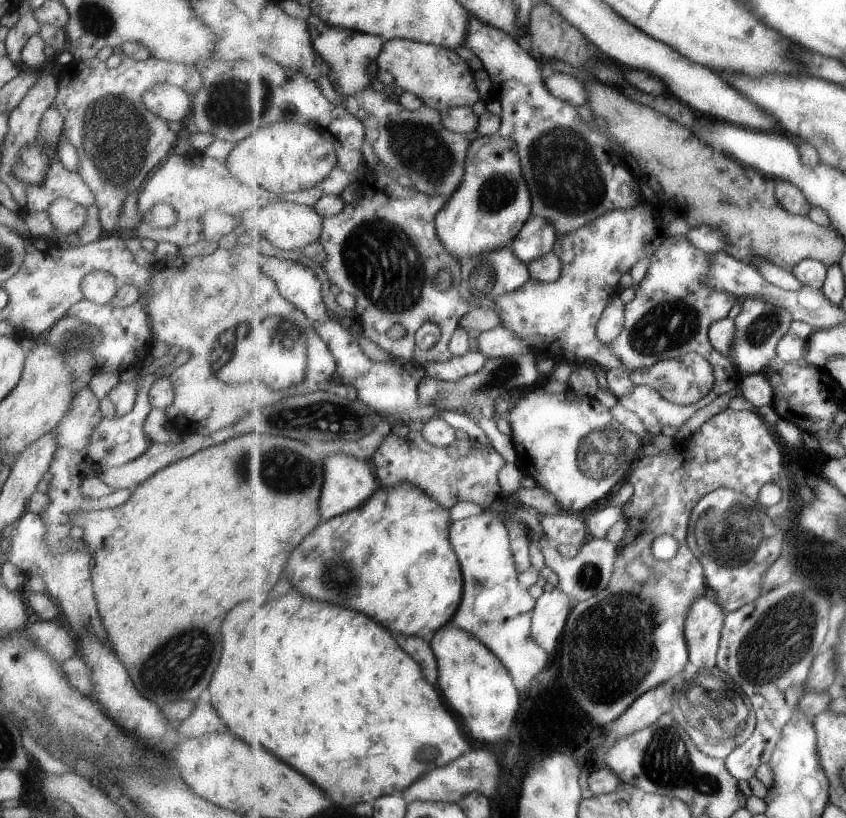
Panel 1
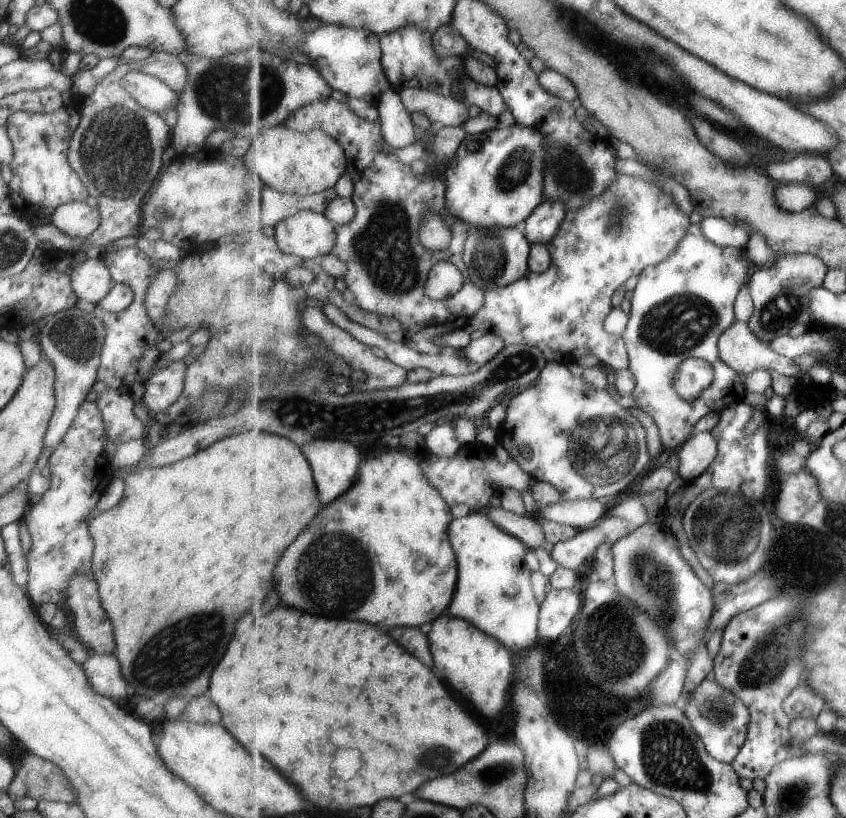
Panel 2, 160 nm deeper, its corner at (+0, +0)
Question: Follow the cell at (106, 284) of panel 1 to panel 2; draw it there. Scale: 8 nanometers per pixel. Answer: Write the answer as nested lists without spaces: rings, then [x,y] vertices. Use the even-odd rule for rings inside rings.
[[[85,258],[70,272],[70,287],[79,301],[97,305],[113,284],[101,258]]]

